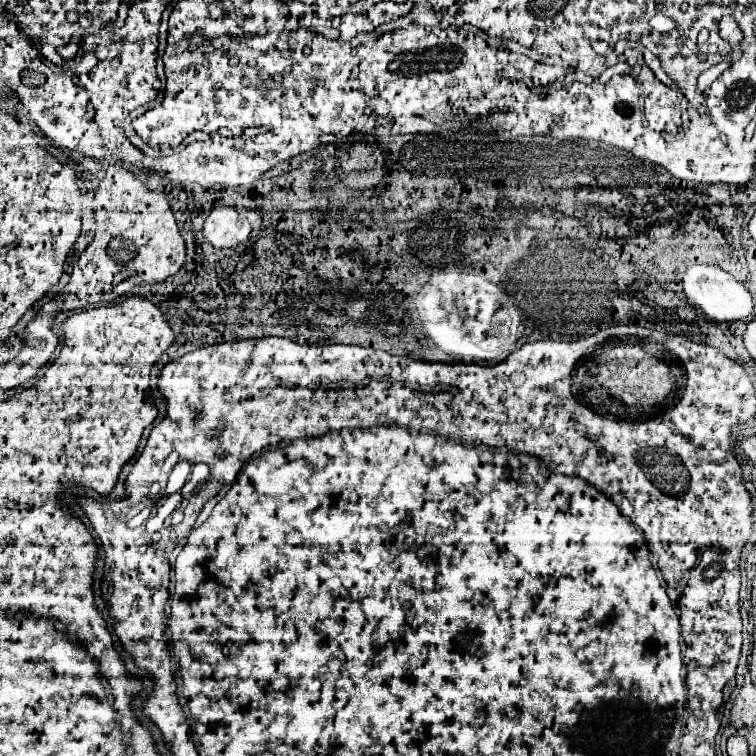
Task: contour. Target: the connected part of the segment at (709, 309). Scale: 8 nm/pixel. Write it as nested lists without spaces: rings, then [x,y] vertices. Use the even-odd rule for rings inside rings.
[[[693,265],[685,271],[683,275],[683,287],[687,299],[691,299],[701,311],[715,321],[735,321],[735,319],[745,319],[753,311],[753,301],[751,293],[741,285],[733,275],[723,271],[721,267],[715,265]]]

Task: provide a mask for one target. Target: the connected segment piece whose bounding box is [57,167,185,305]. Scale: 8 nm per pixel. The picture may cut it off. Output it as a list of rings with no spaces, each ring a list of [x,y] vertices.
[[[109,167],[105,179],[99,183],[95,191],[95,237],[91,245],[81,253],[79,261],[73,265],[73,273],[61,295],[57,299],[63,299],[65,295],[71,295],[71,299],[79,299],[87,305],[103,305],[109,303],[135,285],[143,283],[157,283],[173,273],[177,273],[185,261],[185,243],[179,233],[179,227],[175,223],[175,217],[171,213],[171,207],[167,199],[151,189],[147,189],[133,173],[129,173],[123,167]]]

